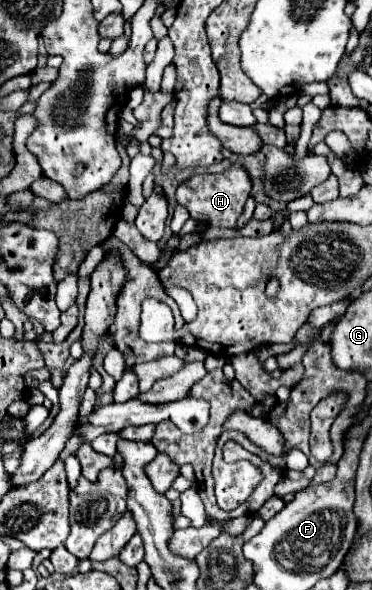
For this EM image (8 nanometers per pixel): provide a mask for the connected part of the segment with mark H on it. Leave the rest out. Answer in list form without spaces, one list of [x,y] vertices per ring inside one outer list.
[[[231,163],[223,173],[203,173],[189,177],[176,191],[176,200],[186,207],[190,216],[199,223],[209,226],[233,228],[243,213],[243,205],[251,193],[251,177],[241,163]]]

